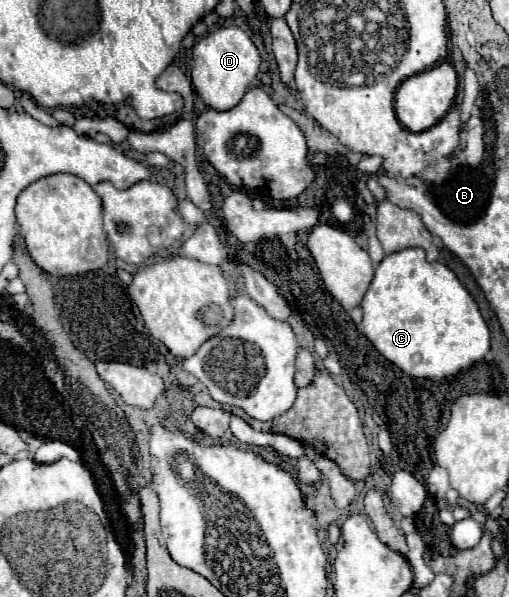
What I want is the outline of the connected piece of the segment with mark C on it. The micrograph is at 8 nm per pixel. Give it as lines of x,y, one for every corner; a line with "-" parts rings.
422,248
386,256
362,300
364,334
404,374
438,381
468,370
490,350
490,330
478,304
441,261
428,262

